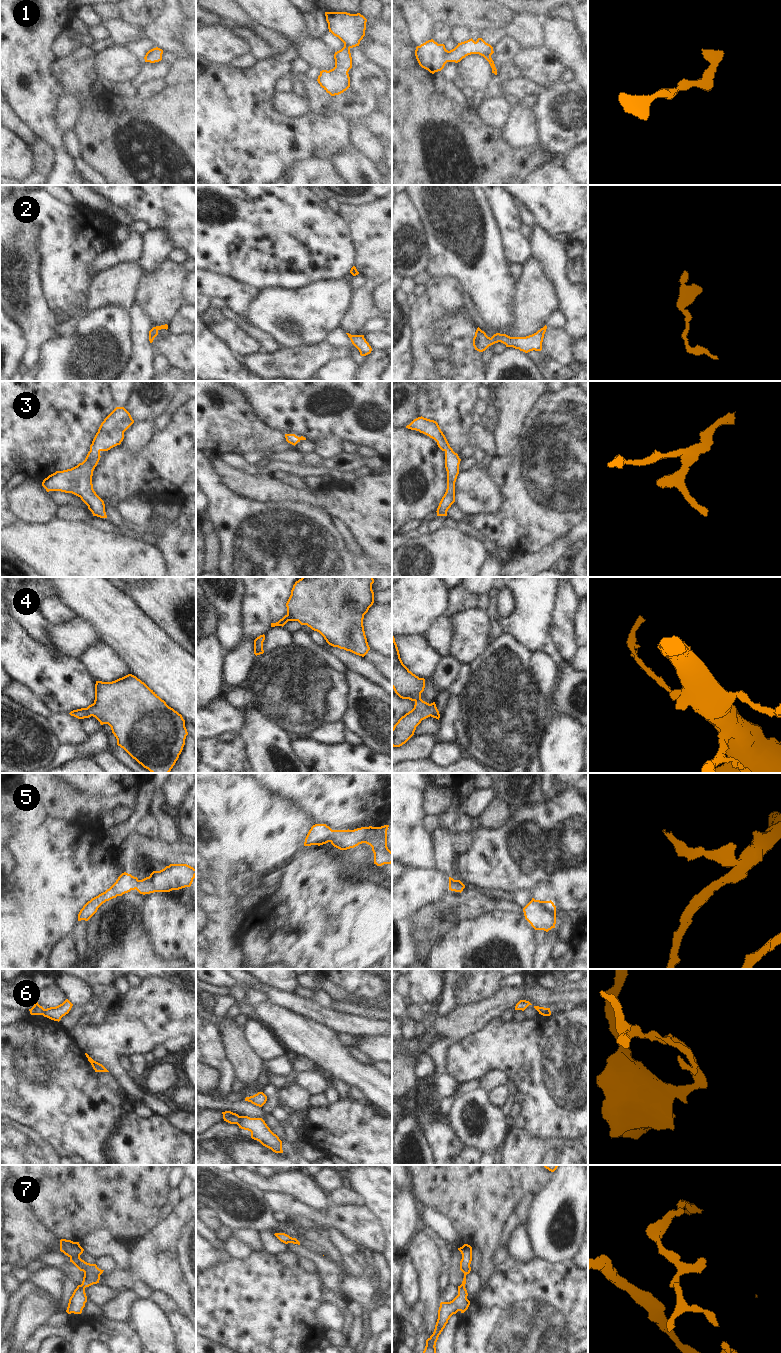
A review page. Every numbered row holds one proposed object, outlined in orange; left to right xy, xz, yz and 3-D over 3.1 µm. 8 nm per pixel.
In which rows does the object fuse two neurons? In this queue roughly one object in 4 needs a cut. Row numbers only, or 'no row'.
6.

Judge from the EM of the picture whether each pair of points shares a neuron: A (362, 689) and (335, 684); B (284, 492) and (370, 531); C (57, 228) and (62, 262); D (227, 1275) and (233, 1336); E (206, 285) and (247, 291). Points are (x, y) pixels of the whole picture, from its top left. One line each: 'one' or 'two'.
A: two
B: one
C: one
D: one
E: one

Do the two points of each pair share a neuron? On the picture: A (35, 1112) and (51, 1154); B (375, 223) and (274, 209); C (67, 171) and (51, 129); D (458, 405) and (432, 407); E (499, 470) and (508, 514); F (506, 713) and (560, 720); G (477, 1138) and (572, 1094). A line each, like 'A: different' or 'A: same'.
A: different
B: different
C: same
D: same
E: same
F: different
G: different

